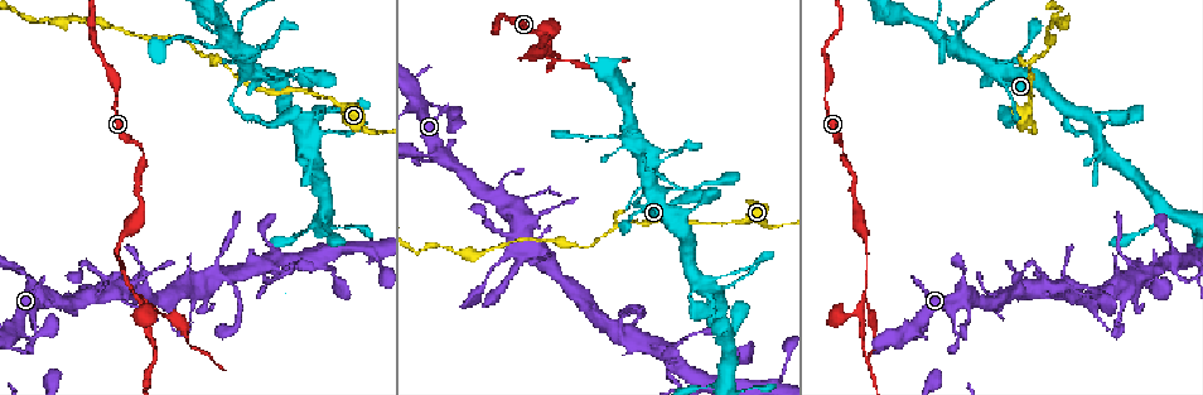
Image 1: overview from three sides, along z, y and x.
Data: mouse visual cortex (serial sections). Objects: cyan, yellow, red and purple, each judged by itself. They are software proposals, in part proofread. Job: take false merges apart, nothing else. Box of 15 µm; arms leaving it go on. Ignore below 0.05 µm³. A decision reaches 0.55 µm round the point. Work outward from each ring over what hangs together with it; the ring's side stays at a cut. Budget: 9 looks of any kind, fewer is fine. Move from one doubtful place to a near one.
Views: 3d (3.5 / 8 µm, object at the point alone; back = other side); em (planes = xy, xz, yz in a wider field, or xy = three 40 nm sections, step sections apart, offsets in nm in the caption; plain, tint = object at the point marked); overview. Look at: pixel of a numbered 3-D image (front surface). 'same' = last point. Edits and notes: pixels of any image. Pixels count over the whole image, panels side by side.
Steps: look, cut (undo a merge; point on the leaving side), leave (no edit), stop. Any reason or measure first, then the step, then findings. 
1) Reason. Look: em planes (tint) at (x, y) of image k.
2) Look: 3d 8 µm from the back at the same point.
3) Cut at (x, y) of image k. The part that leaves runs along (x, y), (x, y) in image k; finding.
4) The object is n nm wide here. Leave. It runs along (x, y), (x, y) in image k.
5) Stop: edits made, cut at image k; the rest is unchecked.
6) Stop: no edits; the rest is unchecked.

Two arms in line, one across. Look: 3d 3.5 µm at (863, 299) of image 1.

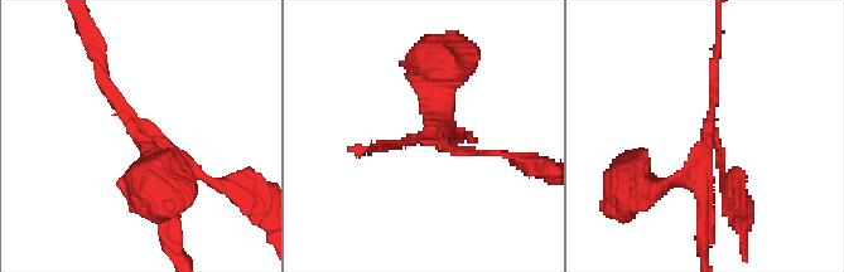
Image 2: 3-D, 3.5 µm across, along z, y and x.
3 arms meet here; the arms are 150, 150, 250 nm wide. Look: em xy step 2 (tint) at (137, 131) of image 2.

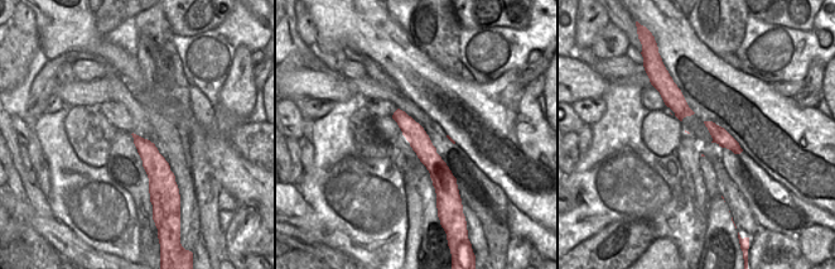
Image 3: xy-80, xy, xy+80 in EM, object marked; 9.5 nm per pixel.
Cut at (197, 169) of image 2. The part that leaves runs along (435, 145), (535, 164) in image 2; a second cell is stuck on.

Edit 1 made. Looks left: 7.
Look: overview.

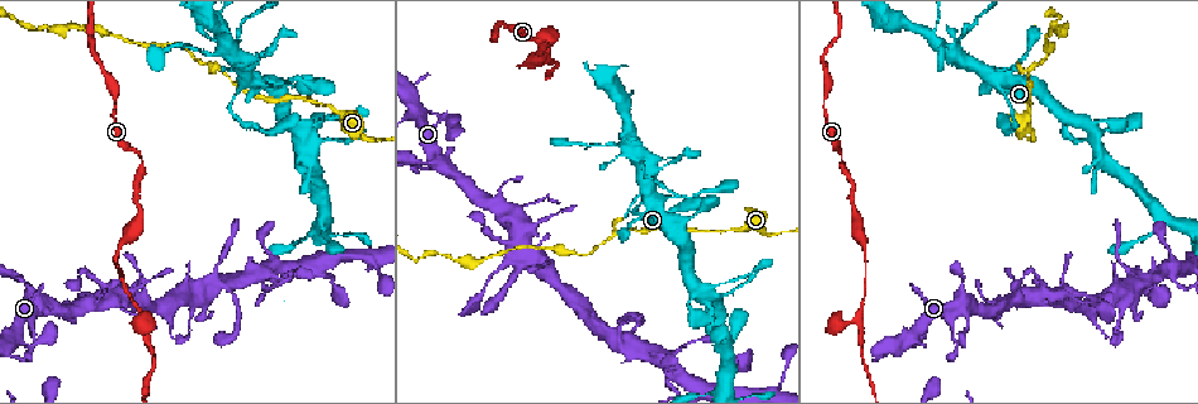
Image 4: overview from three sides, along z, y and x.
Three-way junction. Look: 3d 8 µm at (993, 68) of image 4.

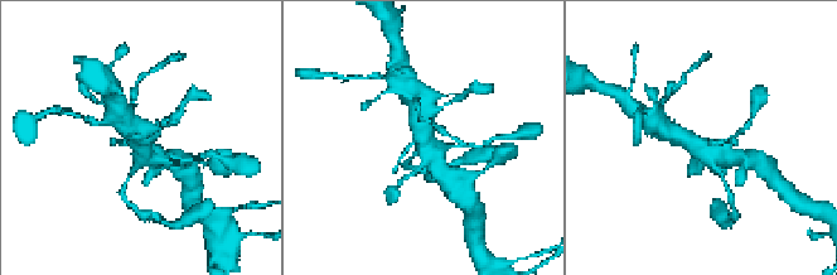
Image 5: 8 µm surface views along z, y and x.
Zoom in. Look: 3d 3.5 µm at (419, 140) of image 5.

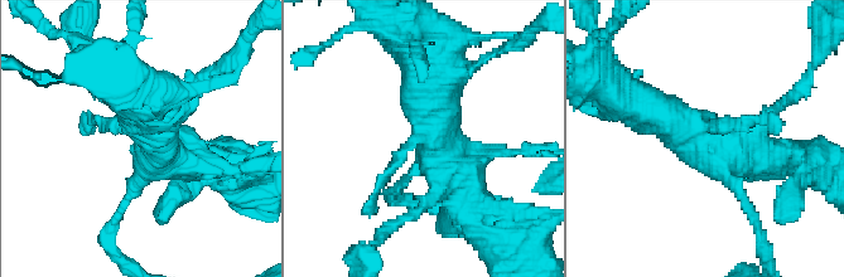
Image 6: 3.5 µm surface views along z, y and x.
Now the EM. Look: em xy step 1 (tint) at (702, 127) of image 6.

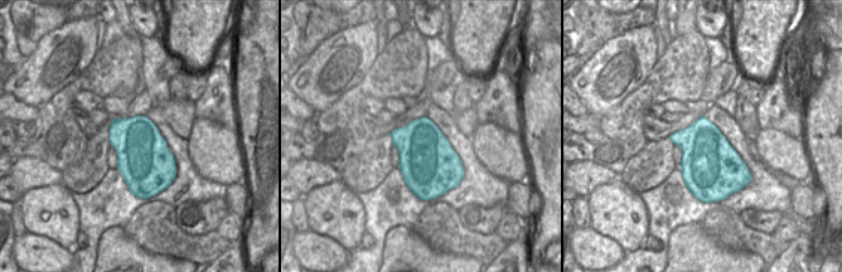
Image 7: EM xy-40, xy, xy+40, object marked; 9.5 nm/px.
Leave. It runs along (181, 156), (138, 125), (91, 121) in image 6; all the same cell.

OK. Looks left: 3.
Arms part here. Look: 3d 3.5 µm at (707, 301) of image 4.

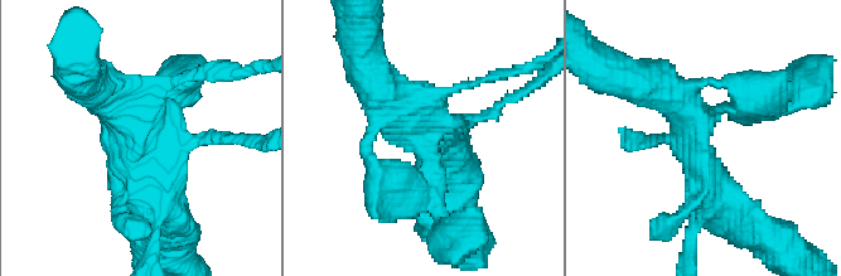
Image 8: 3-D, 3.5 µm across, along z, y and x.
Look: em xy step 1 (tint) at (707, 117) of image 8.

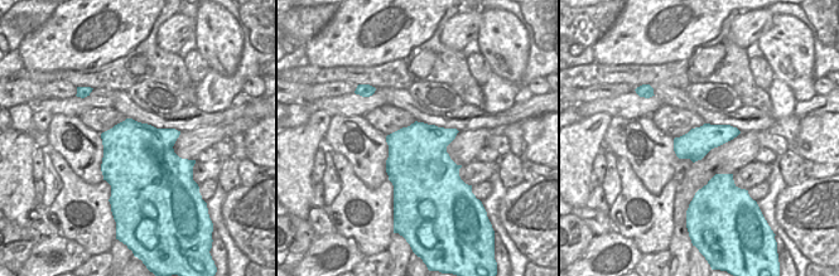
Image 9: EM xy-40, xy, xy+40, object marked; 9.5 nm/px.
Leave. It runs along (634, 81), (684, 103), (713, 189) in image 8; continuous, no second cell.

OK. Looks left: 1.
Stop: edits made, cut at image 2; the rest is unchecked.

